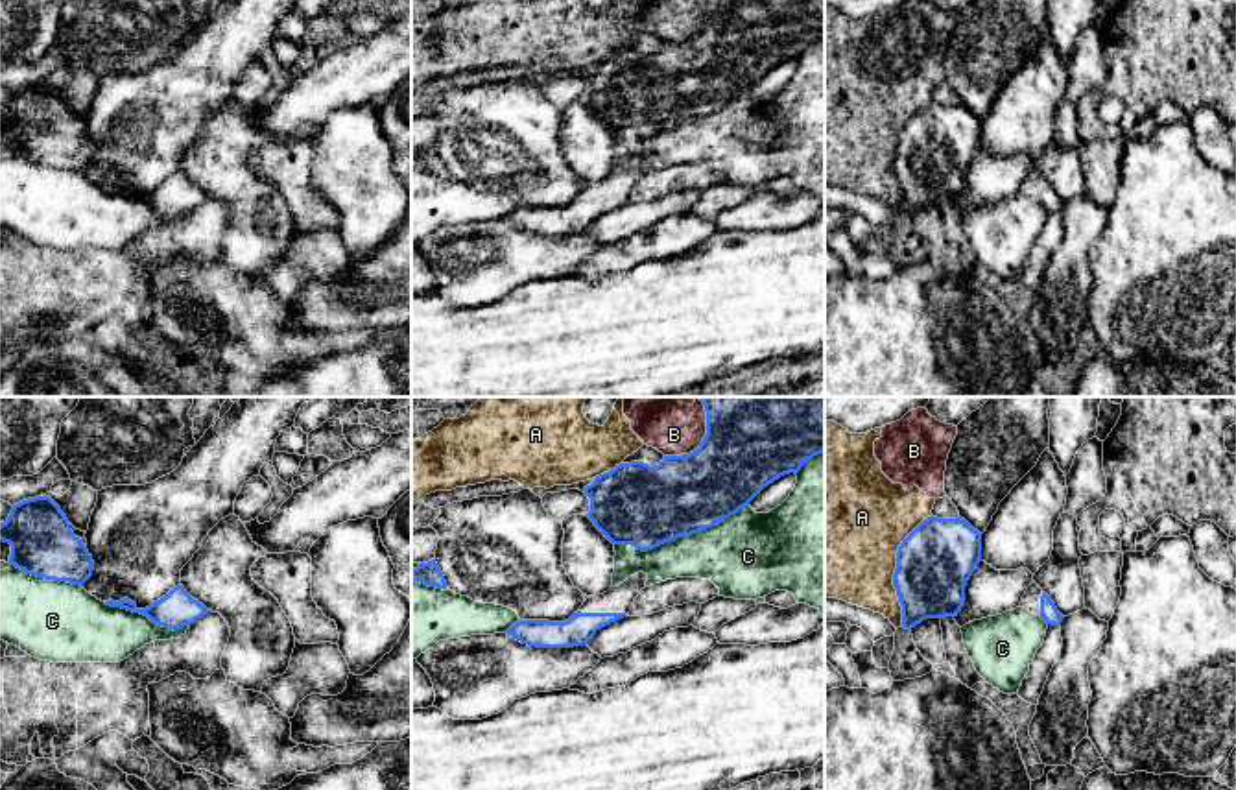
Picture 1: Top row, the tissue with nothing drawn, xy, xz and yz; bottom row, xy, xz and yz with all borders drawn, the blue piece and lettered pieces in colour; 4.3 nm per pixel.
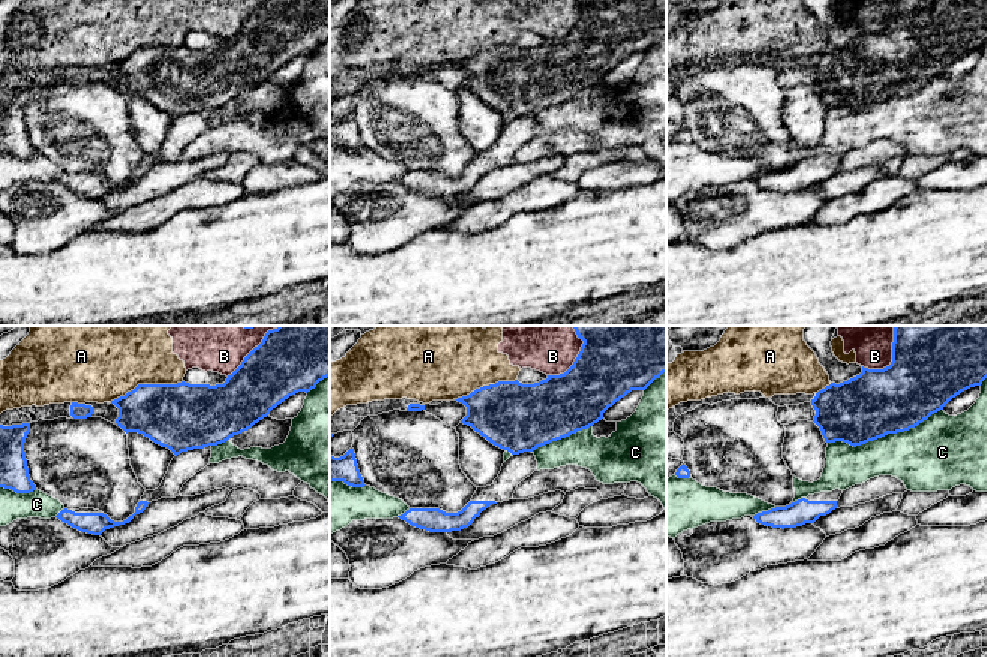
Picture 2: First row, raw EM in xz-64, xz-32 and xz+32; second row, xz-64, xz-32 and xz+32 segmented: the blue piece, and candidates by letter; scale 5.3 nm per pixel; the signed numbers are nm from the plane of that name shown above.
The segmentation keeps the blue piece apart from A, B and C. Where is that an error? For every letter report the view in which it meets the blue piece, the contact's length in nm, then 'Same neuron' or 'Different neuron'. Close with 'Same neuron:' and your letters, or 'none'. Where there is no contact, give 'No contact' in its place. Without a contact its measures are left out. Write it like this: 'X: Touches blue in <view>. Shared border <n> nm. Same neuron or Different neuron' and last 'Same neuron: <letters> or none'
A: Touches blue in yz. Shared border 500 nm. Different neuron
B: Touches blue in xz. Shared border 300 nm. Different neuron
C: Touches blue in xz. Shared border 600 nm. Different neuron
Same neuron: none

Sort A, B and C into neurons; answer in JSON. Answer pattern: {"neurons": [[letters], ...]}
{"neurons": [["A", "B"], ["C"]]}

